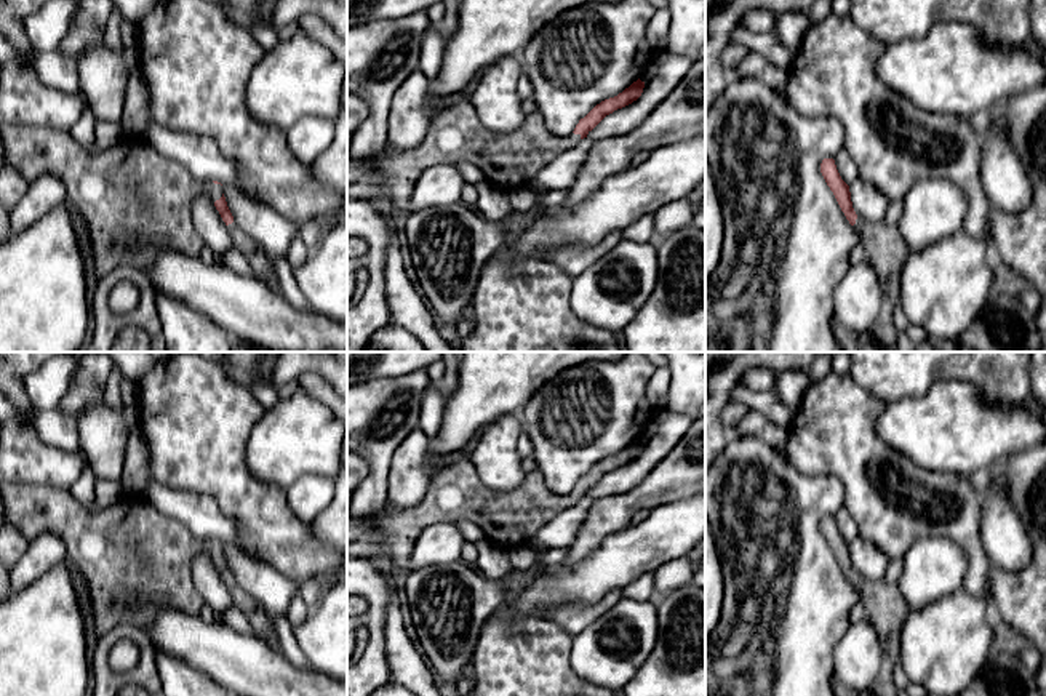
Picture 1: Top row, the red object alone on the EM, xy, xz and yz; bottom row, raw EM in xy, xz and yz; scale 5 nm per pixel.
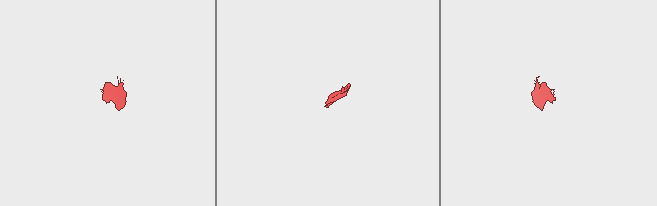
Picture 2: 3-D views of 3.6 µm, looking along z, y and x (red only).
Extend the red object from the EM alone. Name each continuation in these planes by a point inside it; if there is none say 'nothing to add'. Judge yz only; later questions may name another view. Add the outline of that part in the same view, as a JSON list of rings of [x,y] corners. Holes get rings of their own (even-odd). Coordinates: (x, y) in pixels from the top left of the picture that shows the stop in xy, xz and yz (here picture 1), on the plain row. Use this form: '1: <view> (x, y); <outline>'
1: yz (886, 610); [[[857,574],[854,587],[881,642],[881,667],[870,693],[872,696],[897,696],[894,667],[899,661],[900,629],[912,606],[904,600],[897,584],[888,584],[884,579],[865,579]]]

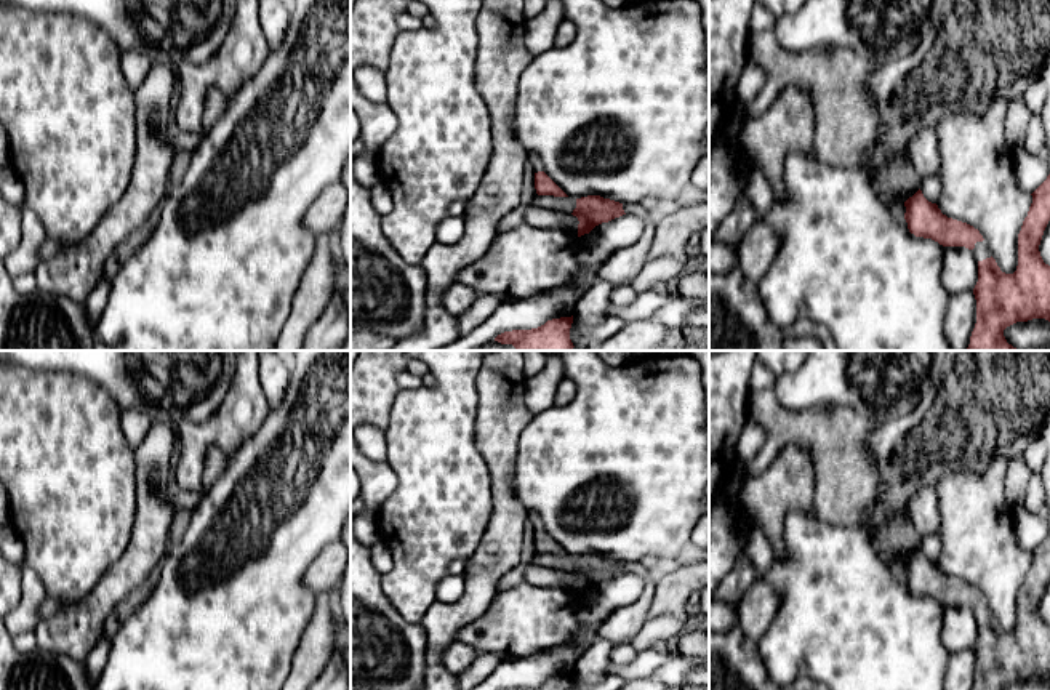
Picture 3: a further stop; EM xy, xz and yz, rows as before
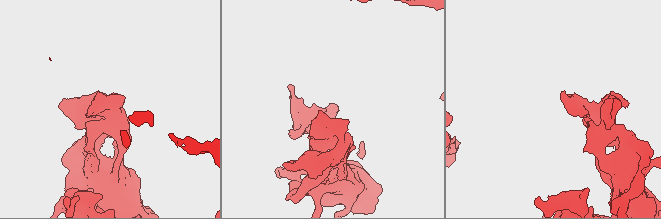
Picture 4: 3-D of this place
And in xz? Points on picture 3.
1: xz (533, 517); [[[528,511],[528,514],[527,514],[527,522],[531,524],[531,527],[535,528],[535,532],[544,530],[544,524],[543,524],[539,514],[535,512],[535,511]]]

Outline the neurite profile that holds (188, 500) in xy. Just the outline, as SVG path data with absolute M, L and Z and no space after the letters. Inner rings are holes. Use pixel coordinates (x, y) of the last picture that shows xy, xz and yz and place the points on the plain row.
M176 490L171 495L171 503L176 507L194 511L200 503L203 491L202 490Z

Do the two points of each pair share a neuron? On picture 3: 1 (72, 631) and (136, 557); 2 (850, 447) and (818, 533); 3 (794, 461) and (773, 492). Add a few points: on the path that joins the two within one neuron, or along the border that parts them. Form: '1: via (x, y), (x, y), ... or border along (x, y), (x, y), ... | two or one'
1: via (90, 613), (125, 575) | one
2: border along (815, 511), (821, 519), (860, 529) | two
3: via (793, 469), (781, 484) | one

